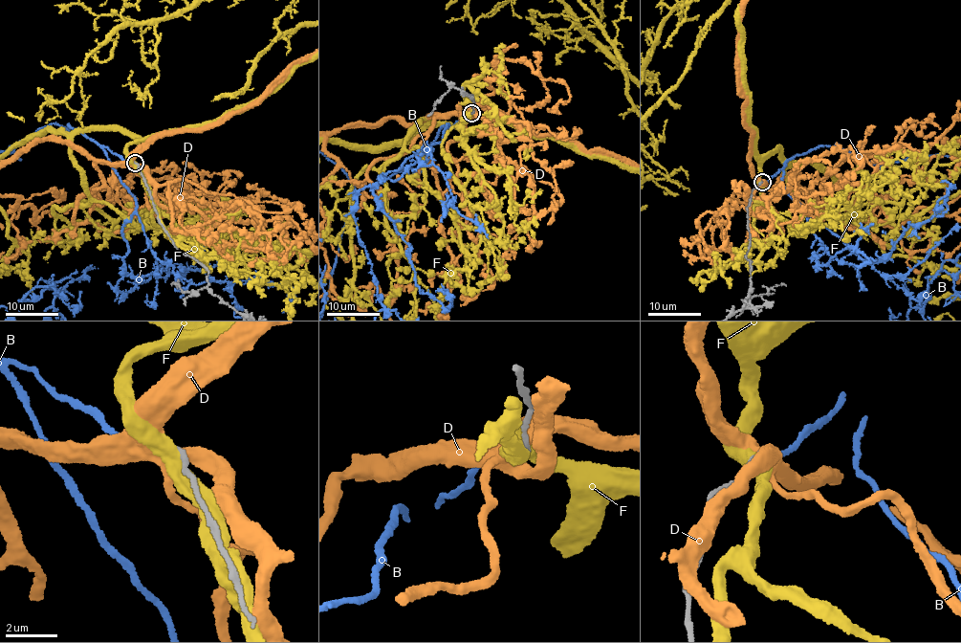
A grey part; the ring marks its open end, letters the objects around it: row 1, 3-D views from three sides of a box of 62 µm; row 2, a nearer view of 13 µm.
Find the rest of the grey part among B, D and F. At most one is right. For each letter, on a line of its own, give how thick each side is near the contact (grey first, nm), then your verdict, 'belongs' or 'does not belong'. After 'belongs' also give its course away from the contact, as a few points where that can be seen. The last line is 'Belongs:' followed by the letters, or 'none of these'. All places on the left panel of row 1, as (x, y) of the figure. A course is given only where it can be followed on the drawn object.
B: 190/160 nm | belongs
D: 200/480 nm | does not belong
F: 220/550 nm | does not belong
Belongs: B

